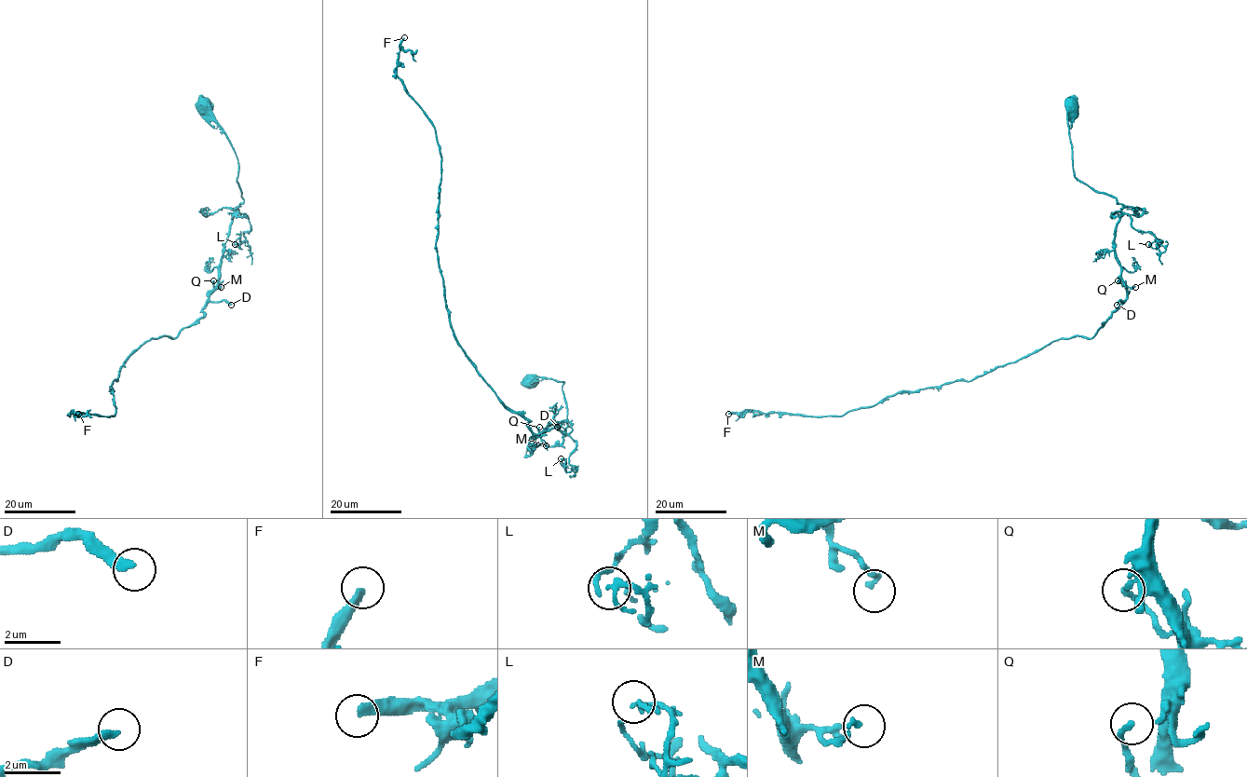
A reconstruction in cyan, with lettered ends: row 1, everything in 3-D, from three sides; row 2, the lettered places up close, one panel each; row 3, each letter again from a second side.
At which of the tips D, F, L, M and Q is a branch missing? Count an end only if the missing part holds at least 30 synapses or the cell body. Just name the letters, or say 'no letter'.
D, F

